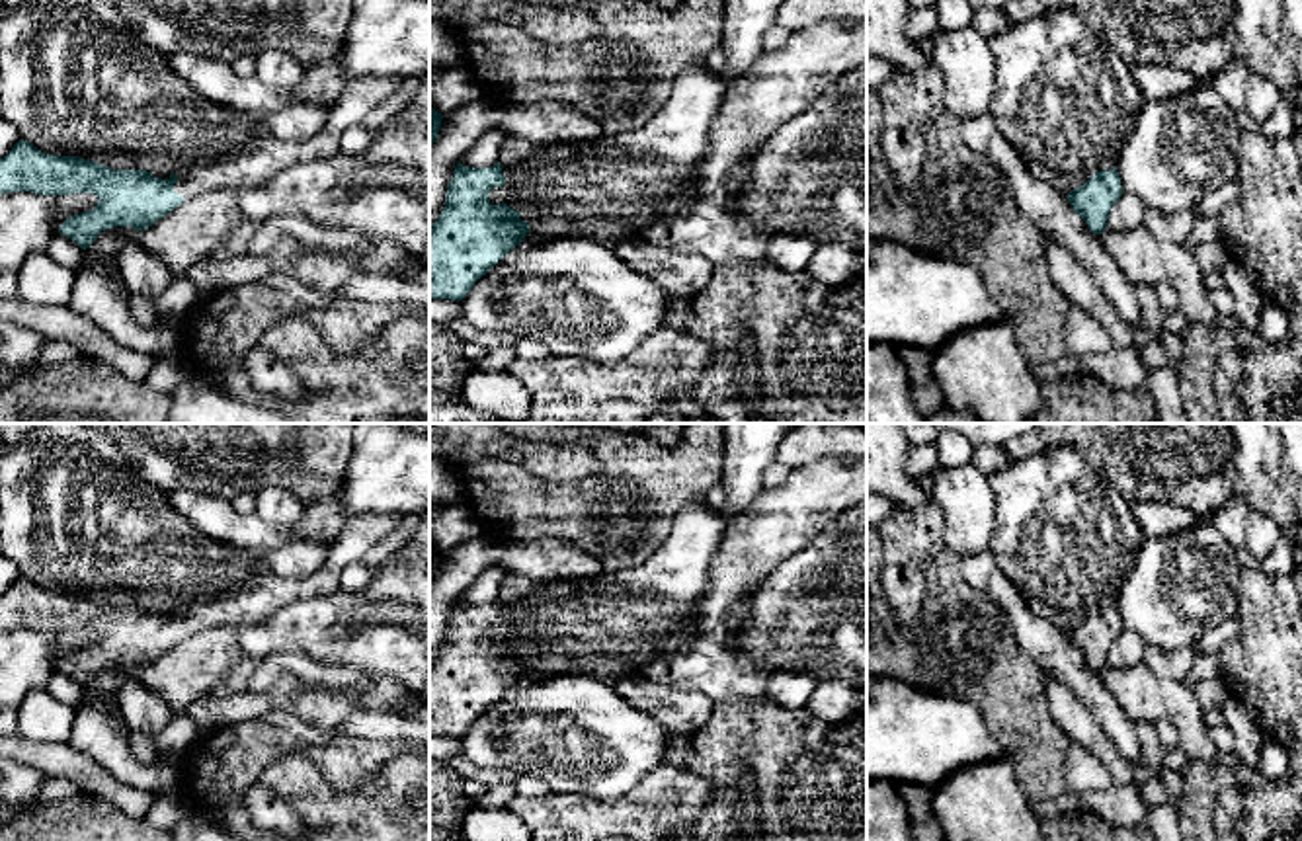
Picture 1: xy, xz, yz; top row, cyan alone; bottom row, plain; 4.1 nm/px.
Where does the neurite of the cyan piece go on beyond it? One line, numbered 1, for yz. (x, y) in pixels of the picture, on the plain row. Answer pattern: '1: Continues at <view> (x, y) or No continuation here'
1: No continuation here

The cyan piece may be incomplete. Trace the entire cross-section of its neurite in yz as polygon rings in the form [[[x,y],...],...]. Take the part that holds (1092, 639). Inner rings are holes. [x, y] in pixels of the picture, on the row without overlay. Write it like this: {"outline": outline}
{"outline": [[[1117,605],[1095,609],[1083,622],[1070,628],[1066,634],[1072,646],[1085,658],[1093,671],[1107,665],[1111,644],[1122,632]]]}

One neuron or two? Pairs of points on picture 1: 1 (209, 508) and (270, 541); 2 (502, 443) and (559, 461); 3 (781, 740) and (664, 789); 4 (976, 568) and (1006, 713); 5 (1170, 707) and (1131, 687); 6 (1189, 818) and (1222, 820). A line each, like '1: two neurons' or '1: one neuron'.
1: one neuron
2: one neuron
3: two neurons
4: two neurons
5: one neuron
6: two neurons

